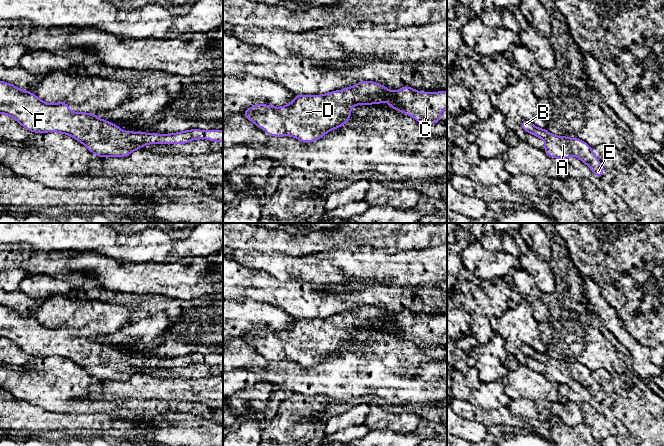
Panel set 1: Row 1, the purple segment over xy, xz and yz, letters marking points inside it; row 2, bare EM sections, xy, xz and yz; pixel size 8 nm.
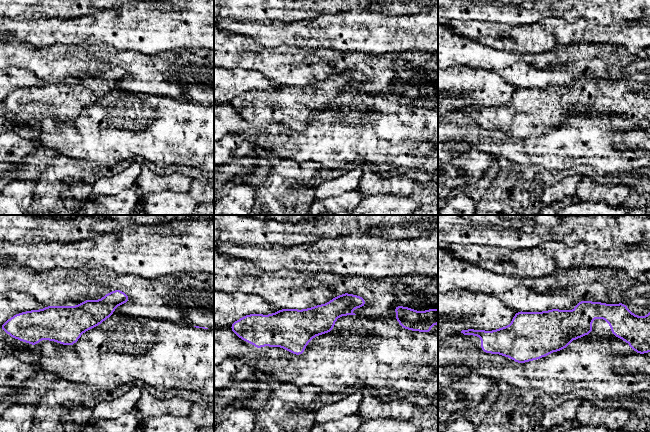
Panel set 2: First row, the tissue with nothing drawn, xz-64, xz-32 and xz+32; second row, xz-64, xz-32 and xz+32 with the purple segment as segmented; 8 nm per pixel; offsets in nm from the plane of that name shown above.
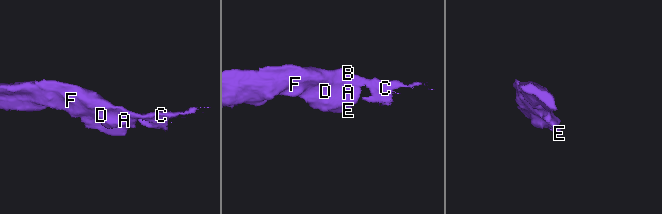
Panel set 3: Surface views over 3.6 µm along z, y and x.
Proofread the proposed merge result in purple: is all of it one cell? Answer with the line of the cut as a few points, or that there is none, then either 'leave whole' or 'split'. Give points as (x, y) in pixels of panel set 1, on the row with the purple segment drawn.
cut none; leave whole

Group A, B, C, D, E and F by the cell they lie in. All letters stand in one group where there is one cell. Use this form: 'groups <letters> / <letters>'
groups A B C D E F

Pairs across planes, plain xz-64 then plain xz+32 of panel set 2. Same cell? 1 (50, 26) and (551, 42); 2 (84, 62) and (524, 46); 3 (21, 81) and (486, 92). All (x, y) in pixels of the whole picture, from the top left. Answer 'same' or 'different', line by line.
1: same
2: different
3: same

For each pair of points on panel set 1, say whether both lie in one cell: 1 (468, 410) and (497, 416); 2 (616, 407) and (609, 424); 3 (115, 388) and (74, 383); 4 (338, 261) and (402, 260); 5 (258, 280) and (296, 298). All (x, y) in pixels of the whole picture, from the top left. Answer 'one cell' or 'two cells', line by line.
1: one cell
2: two cells
3: two cells
4: one cell
5: one cell

